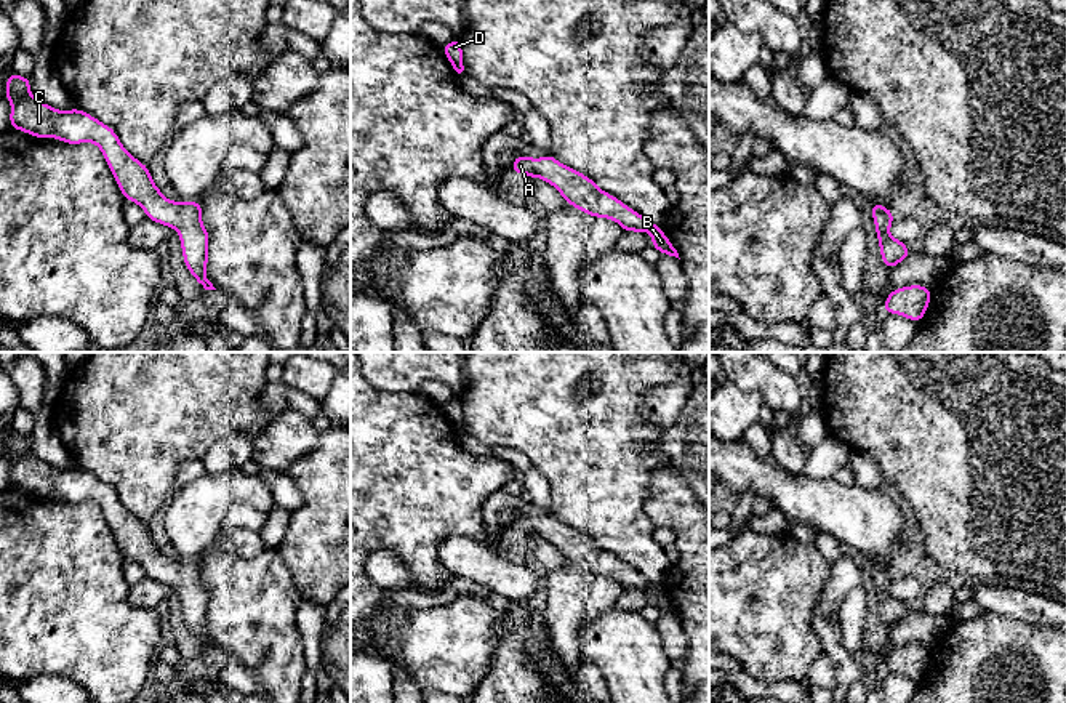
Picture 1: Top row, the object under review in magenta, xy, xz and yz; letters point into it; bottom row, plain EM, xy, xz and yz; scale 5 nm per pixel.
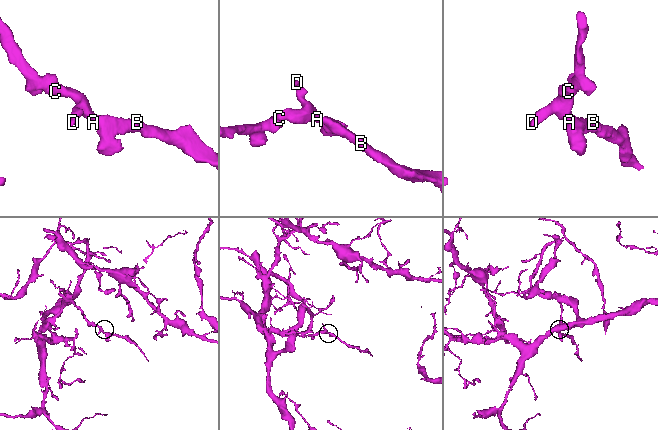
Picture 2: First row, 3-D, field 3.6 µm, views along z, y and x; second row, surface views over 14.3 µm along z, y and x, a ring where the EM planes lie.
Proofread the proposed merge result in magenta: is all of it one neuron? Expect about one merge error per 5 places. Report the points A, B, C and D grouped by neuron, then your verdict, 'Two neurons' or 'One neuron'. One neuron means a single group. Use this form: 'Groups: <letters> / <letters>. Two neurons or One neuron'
Groups: A B C D. One neuron

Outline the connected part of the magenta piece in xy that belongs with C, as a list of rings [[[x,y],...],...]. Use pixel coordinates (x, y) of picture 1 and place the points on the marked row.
[[[10,70],[6,78],[6,90],[3,94],[3,98],[11,102],[10,127],[42,139],[58,138],[61,143],[72,146],[80,143],[96,144],[101,149],[102,157],[110,168],[123,199],[138,203],[144,210],[147,219],[152,219],[170,229],[176,229],[187,271],[194,275],[200,287],[205,290],[216,290],[205,275],[205,269],[208,266],[210,235],[202,223],[203,203],[198,200],[174,202],[163,197],[160,187],[152,181],[150,170],[123,147],[115,130],[82,109],[58,110],[45,104],[30,93],[29,80],[30,75],[21,77]]]

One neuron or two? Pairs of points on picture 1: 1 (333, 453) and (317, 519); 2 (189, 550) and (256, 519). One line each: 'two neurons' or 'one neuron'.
1: one neuron
2: two neurons

